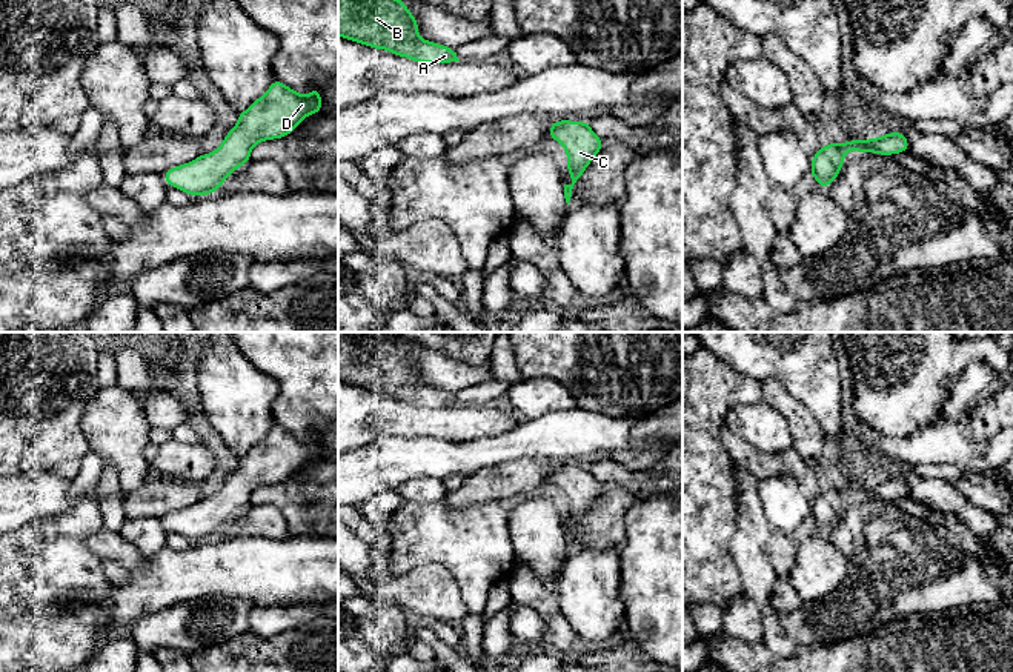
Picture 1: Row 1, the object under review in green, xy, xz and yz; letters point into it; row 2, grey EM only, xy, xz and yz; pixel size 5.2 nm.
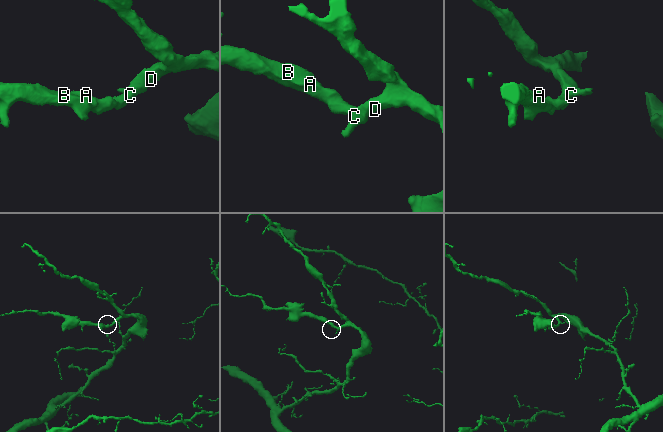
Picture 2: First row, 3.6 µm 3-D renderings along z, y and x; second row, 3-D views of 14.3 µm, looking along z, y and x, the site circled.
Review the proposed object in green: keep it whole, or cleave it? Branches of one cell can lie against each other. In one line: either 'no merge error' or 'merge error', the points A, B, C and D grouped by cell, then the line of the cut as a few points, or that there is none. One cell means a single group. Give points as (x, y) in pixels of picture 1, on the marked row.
no merge error; A B C D; no cut

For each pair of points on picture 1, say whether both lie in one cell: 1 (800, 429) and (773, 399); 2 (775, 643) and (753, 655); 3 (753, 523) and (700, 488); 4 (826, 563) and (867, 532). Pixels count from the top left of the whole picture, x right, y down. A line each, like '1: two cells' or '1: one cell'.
1: one cell
2: two cells
3: two cells
4: two cells

